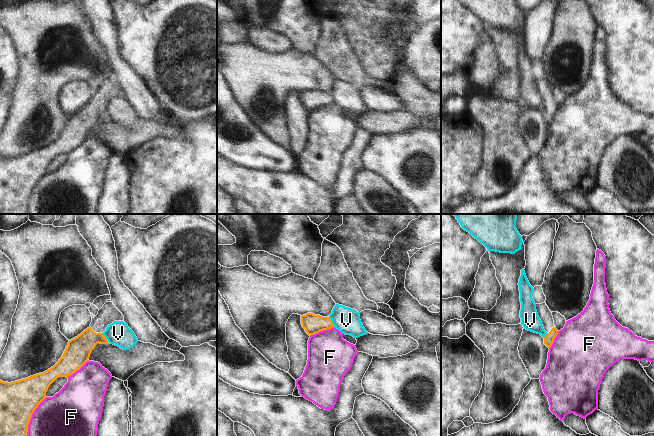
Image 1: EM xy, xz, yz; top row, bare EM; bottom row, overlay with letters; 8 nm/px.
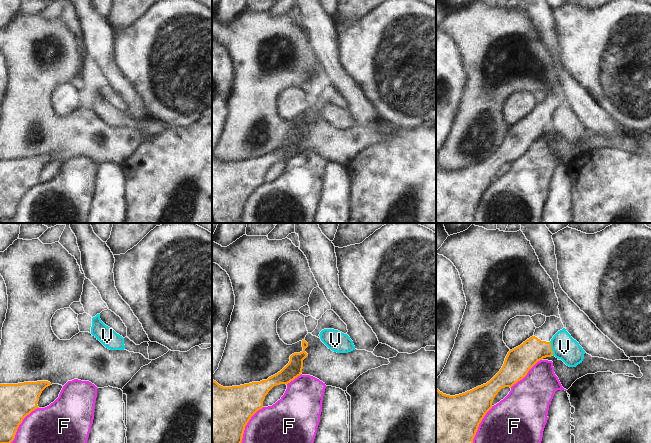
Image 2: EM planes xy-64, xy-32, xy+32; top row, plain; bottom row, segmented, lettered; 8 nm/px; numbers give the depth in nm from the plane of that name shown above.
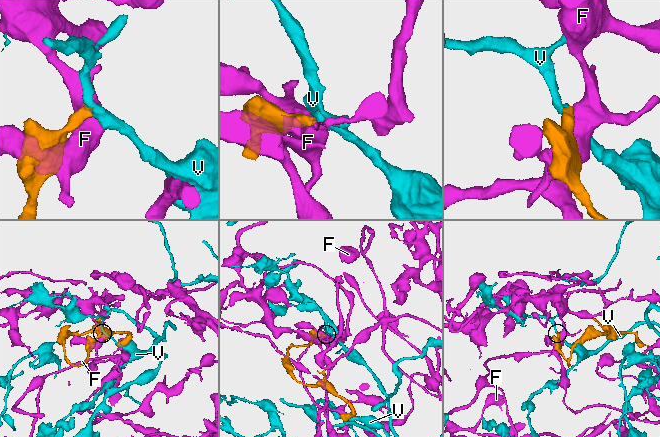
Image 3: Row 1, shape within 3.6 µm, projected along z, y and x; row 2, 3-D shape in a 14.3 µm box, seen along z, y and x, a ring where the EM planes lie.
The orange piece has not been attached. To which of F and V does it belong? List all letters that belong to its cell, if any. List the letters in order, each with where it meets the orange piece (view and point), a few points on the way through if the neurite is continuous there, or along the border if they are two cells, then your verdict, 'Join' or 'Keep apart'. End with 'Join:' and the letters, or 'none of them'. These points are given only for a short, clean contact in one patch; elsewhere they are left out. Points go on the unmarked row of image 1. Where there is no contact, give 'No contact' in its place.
F: Touches orange at xy (31, 192). Keep apart
V: Touches orange at xz (331, 98). Boundary: xz (328, 93), (334, 102). Keep apart
Join: none of them

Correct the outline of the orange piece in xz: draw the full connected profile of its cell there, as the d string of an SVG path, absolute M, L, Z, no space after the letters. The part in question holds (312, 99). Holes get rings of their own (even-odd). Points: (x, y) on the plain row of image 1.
M313 89L302 91L301 100L309 112L334 103L329 93L322 93Z

